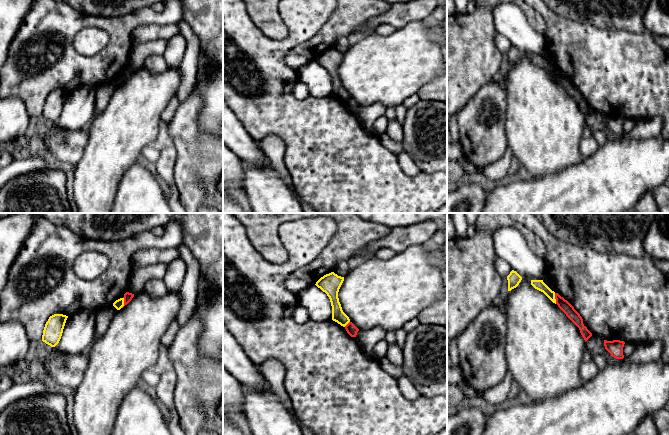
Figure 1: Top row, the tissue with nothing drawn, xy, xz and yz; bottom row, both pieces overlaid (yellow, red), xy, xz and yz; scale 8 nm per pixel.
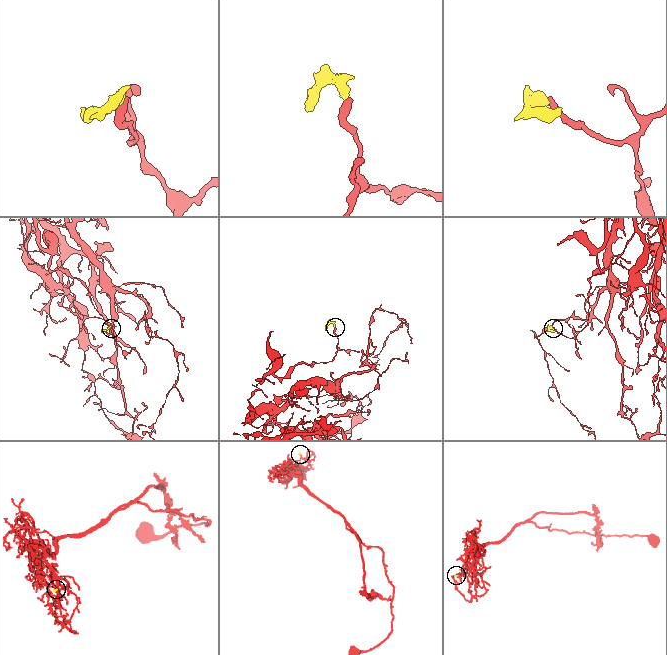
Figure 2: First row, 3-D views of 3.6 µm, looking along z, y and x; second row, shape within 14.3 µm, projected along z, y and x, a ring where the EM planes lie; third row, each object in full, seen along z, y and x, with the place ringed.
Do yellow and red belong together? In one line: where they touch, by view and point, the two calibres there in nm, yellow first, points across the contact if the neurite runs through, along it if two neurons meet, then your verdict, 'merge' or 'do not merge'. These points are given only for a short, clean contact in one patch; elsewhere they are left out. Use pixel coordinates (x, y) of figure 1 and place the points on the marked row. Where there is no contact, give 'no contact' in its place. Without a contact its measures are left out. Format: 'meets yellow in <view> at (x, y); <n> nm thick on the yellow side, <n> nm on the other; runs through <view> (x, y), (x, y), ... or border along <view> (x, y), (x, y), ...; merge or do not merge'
meets yellow in yz at (554, 298); 80 nm thick on the yellow side, 90 nm on the other; border along yz (554, 293), (556, 303); do not merge

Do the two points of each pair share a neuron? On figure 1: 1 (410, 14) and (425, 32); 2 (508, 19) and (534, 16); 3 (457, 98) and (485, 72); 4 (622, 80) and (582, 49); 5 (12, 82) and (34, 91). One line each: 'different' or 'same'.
1: different
2: different
3: same
4: same
5: same

